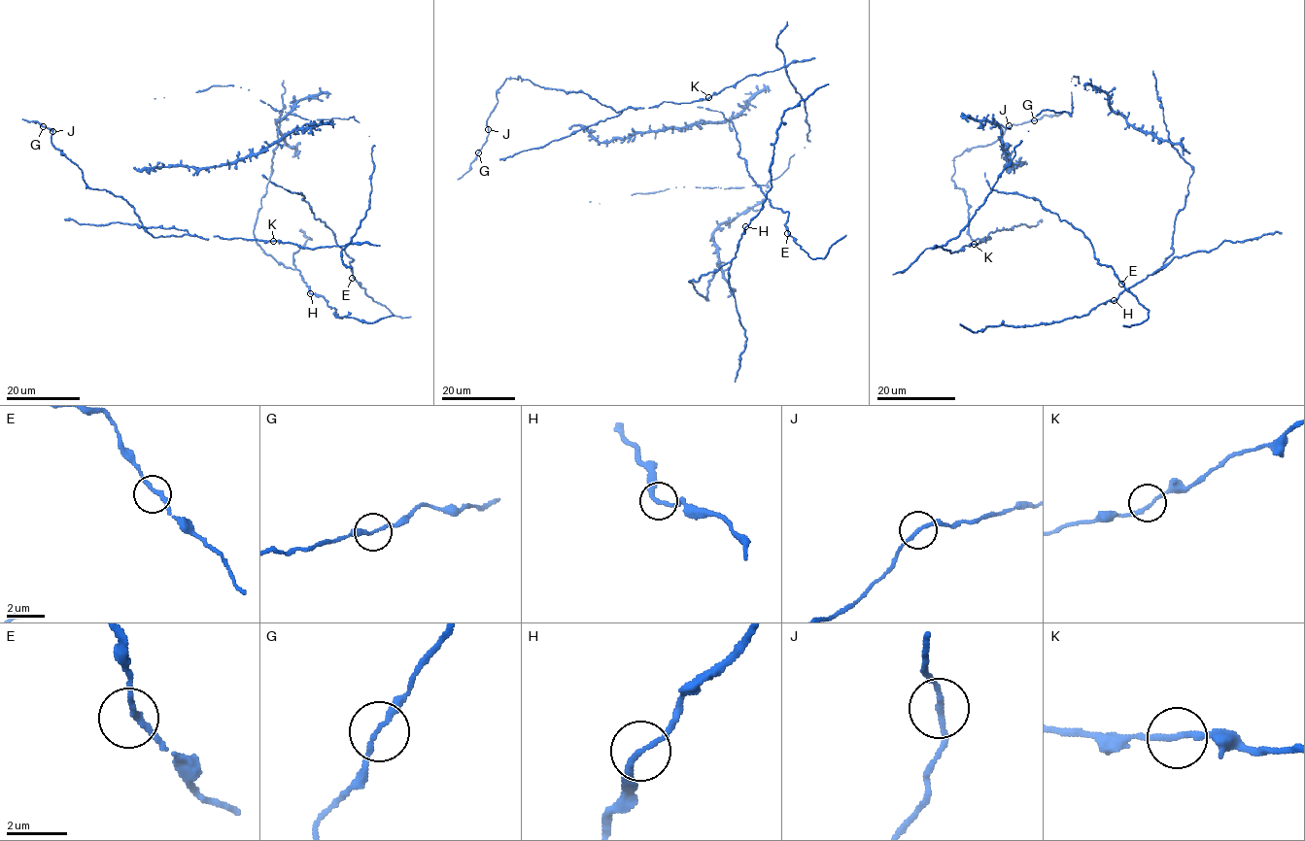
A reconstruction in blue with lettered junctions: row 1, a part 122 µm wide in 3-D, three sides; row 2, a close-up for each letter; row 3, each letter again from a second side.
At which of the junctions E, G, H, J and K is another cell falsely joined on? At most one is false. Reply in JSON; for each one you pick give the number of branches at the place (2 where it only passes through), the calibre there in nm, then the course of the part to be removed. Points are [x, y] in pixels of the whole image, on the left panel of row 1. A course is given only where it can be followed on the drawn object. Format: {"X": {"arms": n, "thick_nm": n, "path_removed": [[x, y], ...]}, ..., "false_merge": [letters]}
{"false_merge": []}

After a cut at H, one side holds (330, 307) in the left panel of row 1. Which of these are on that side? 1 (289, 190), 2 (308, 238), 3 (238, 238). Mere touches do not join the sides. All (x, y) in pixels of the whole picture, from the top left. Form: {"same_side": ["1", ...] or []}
{"same_side": ["1", "3"]}

